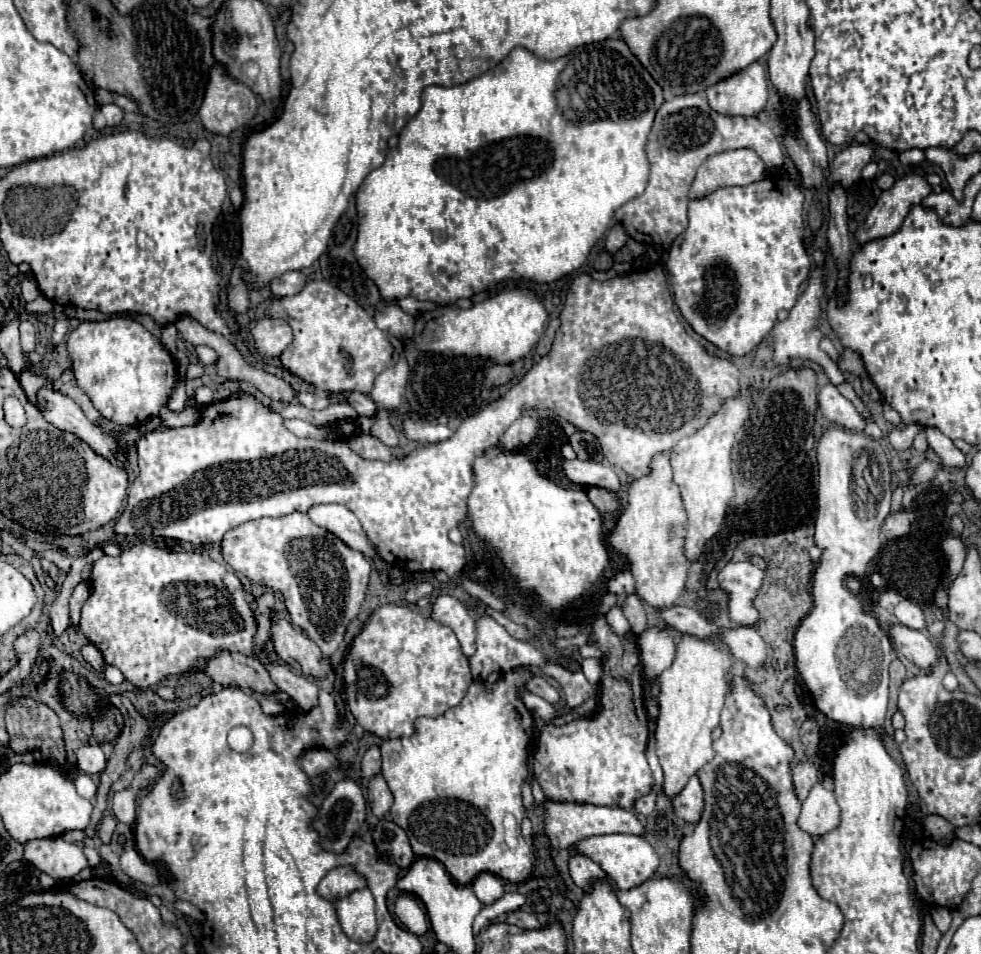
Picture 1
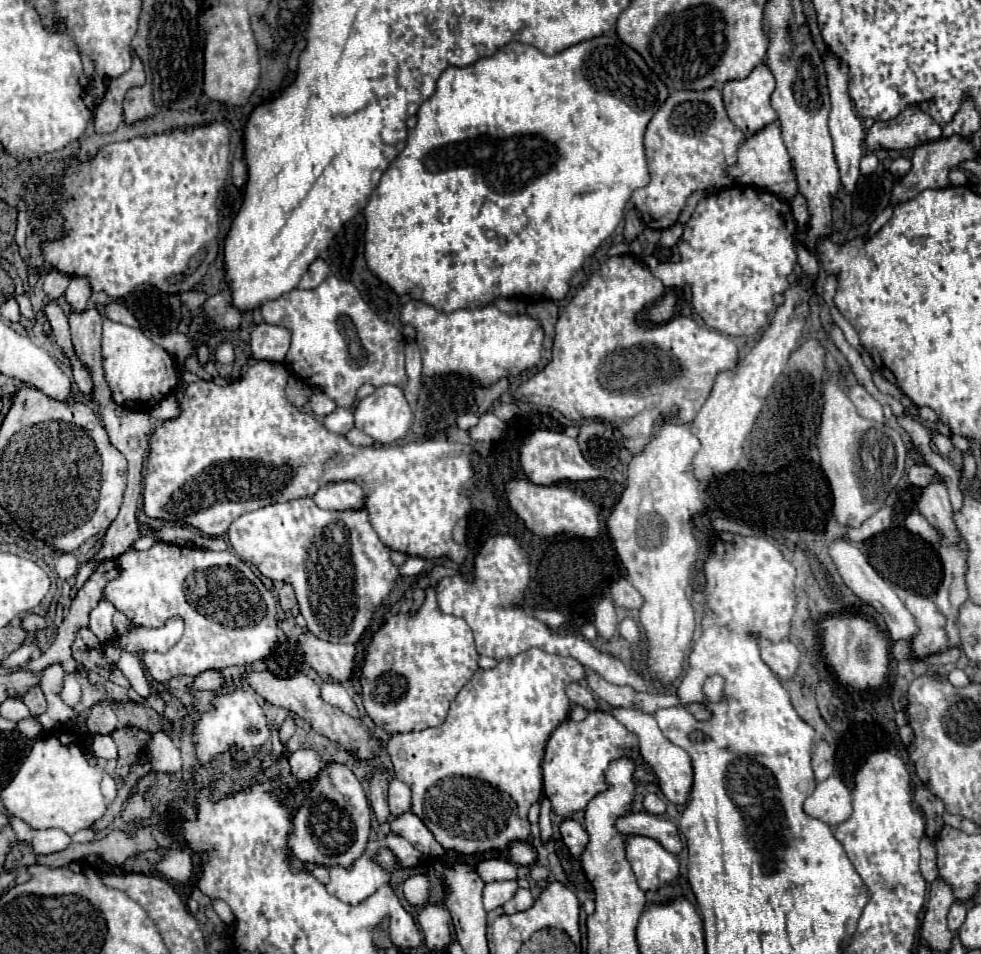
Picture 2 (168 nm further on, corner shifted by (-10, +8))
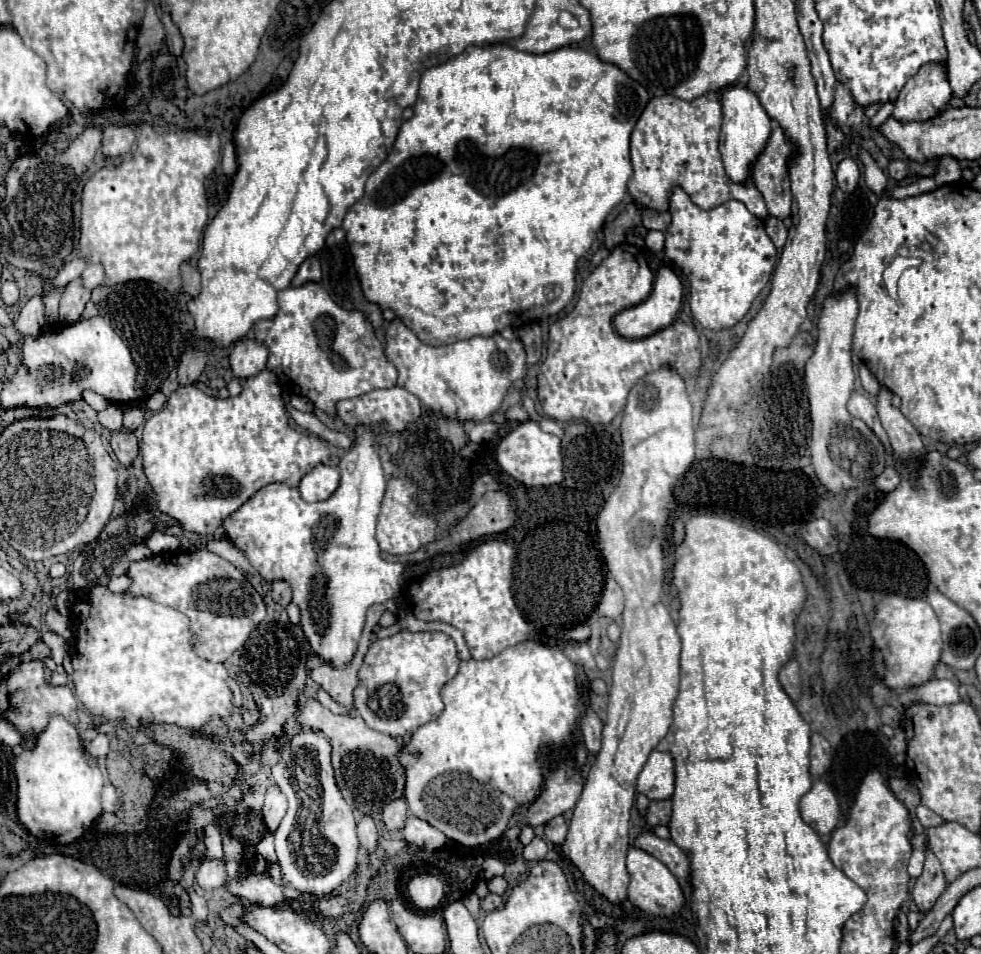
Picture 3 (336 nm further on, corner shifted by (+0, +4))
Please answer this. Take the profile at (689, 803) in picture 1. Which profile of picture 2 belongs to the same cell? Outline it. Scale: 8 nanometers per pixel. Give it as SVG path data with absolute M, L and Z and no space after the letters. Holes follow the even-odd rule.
M612 707L612 709L600 709L600 711L608 711L612 717L616 717L622 725L626 725L630 731L634 731L638 735L638 739L640 739L640 753L642 753L644 761L648 765L652 765L652 769L656 771L658 785L660 785L662 793L666 795L666 799L672 801L672 803L678 803L678 805L686 805L688 799L690 799L692 785L694 785L692 757L682 747L676 747L674 743L668 743L668 739L660 731L660 727L656 725L654 715L642 713L638 709L624 709L624 707Z

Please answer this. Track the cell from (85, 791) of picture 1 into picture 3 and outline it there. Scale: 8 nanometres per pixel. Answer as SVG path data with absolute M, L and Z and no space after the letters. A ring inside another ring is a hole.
M106 783L104 785L104 791L102 791L102 805L104 805L104 811L110 811L110 813L116 813L116 801L118 801L118 795L116 795L116 787Z

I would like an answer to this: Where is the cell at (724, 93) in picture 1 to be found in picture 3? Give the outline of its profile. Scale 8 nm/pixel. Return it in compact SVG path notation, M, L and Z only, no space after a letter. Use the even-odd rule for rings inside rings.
M728 87L722 95L722 133L720 133L720 155L722 165L732 183L746 185L750 183L752 165L758 155L764 151L770 137L770 117L760 105L758 97L746 87Z

